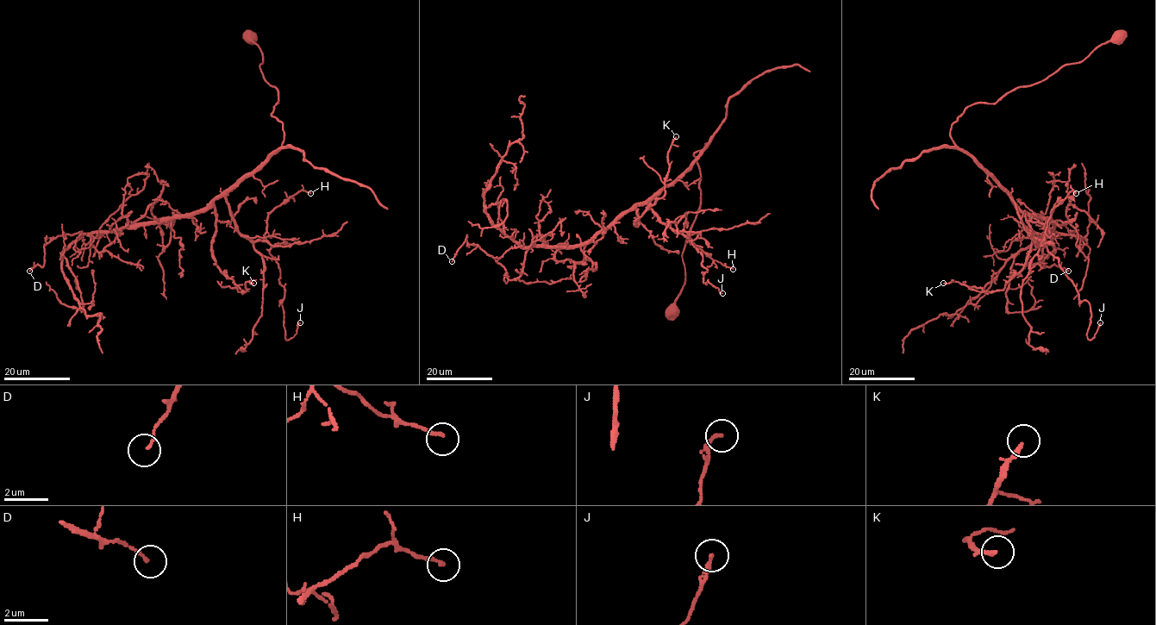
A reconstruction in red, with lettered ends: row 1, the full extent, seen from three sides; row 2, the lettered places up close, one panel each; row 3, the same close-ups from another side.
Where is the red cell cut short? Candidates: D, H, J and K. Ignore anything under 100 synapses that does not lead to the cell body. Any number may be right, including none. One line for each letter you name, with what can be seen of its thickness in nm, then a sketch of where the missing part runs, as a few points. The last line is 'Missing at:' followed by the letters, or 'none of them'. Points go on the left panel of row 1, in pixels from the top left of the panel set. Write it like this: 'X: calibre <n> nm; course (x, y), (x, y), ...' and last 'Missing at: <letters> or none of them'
Missing at: none of them

